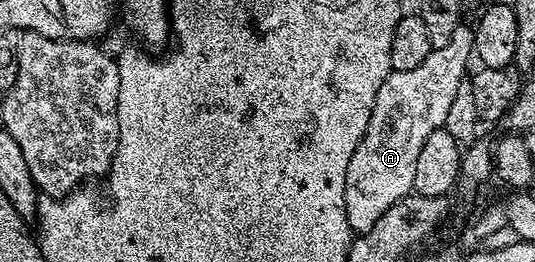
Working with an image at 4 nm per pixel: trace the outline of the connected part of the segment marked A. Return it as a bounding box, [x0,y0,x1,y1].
[345,22,474,233]

